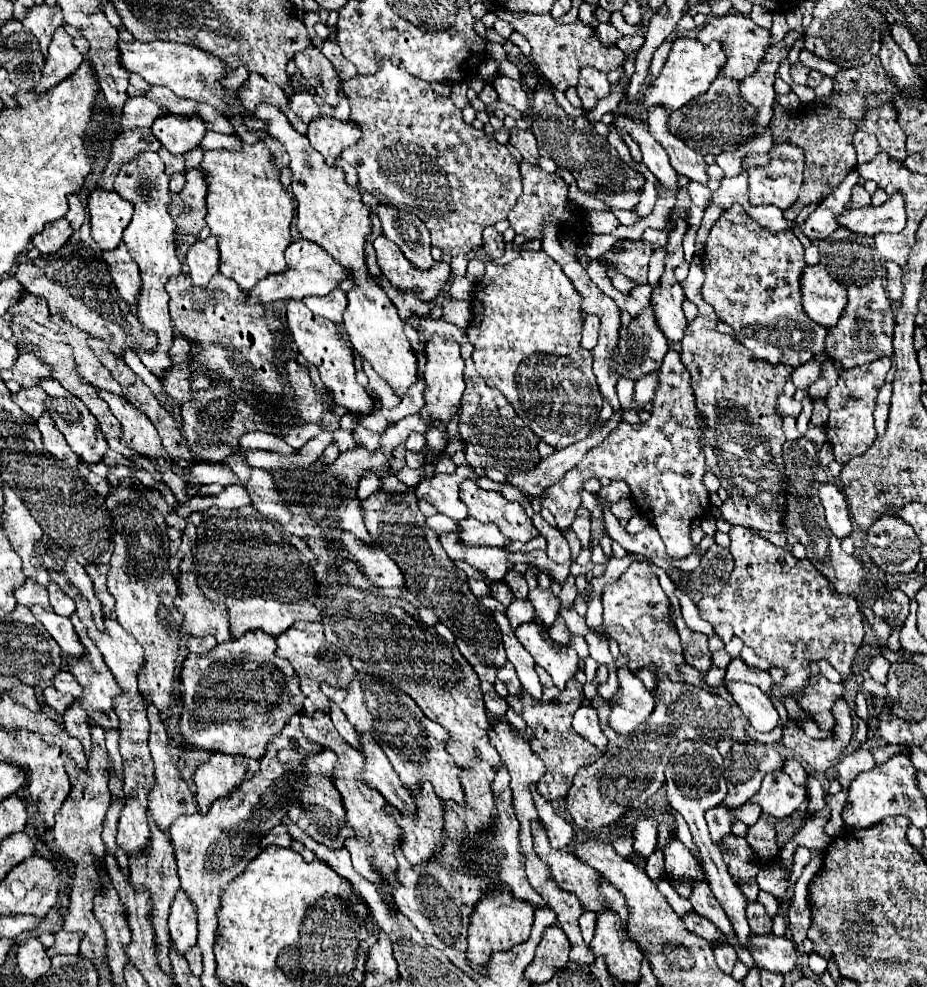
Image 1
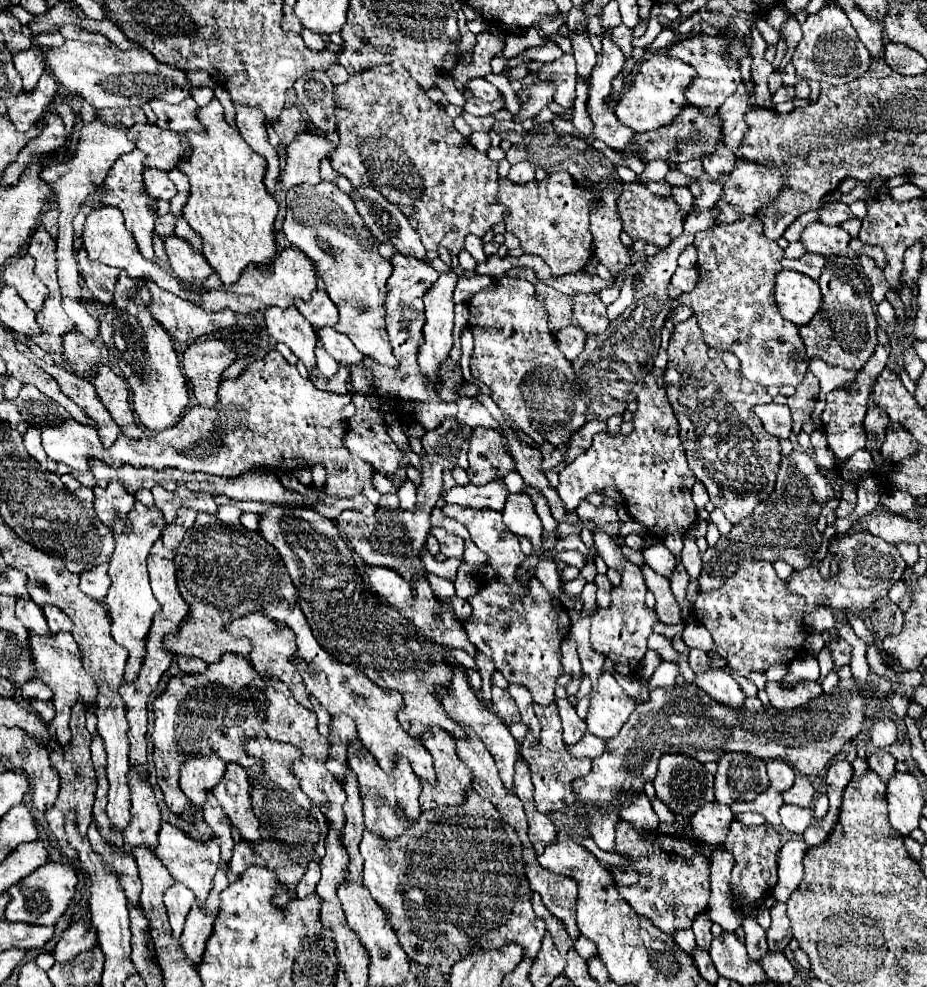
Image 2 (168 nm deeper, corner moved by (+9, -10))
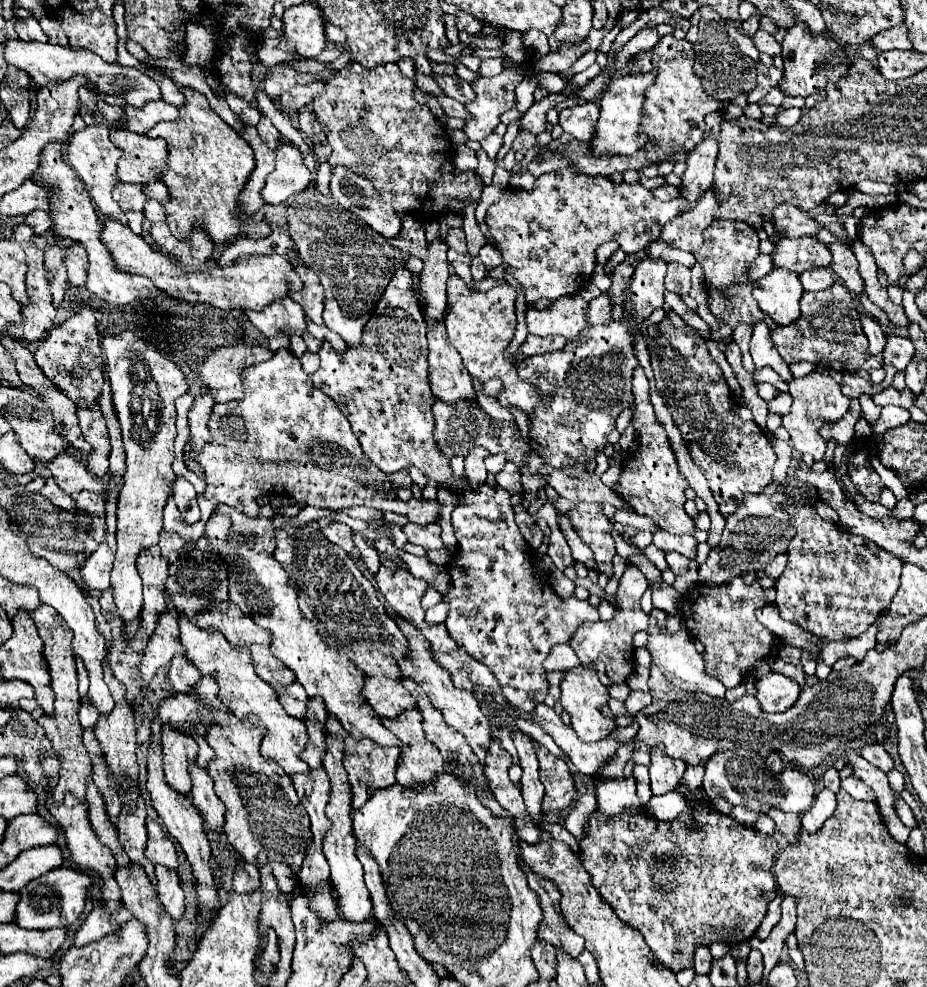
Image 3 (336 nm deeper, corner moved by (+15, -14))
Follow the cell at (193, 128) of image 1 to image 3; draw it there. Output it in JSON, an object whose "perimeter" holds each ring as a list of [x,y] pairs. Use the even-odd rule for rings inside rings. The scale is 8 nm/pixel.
{"perimeter":[[[112,130],[112,142],[124,152],[116,166],[116,178],[128,184],[146,184],[166,166],[166,142],[128,130]]]}

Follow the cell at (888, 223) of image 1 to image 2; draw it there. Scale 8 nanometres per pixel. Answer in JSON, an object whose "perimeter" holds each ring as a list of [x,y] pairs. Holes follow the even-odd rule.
{"perimeter":[[[814,222],[806,226],[800,240],[804,242],[808,252],[834,256],[834,254],[842,254],[848,248],[850,234],[842,226],[828,226],[822,222]]]}

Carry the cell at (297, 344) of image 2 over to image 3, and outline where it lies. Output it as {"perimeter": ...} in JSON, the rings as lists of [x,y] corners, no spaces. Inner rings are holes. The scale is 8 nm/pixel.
{"perimeter":[[[288,296],[280,298],[280,300],[274,300],[272,304],[268,304],[260,312],[246,310],[244,314],[268,338],[274,336],[278,330],[288,332],[288,334],[294,334],[294,332],[304,334],[304,330],[306,330],[306,314],[302,310],[302,306],[296,304]]]}

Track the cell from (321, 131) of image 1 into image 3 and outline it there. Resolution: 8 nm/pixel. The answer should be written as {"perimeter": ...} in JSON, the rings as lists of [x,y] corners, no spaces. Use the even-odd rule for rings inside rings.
{"perimeter":[[[282,144],[276,148],[276,166],[268,174],[260,196],[266,204],[282,204],[296,192],[308,188],[310,182],[312,174],[304,166],[302,152],[292,144]]]}

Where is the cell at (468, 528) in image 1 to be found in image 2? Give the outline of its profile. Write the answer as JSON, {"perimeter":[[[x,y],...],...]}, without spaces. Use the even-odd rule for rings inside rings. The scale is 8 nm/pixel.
{"perimeter":[[[432,528],[430,534],[434,534],[440,542],[440,552],[444,556],[452,556],[452,558],[460,558],[464,560],[464,538],[446,532],[444,528]]]}

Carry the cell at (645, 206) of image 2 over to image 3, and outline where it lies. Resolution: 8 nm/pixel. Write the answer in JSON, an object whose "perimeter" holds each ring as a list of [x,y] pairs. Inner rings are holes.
{"perimeter":[[[572,168],[554,170],[536,180],[534,190],[506,190],[502,198],[488,208],[486,224],[490,228],[492,238],[496,240],[496,248],[506,262],[508,272],[520,282],[526,294],[526,302],[534,304],[540,298],[558,300],[560,296],[574,294],[582,288],[586,280],[590,280],[596,266],[596,248],[608,240],[618,240],[620,248],[626,254],[634,254],[642,250],[648,242],[658,240],[660,230],[666,222],[678,216],[684,208],[684,200],[662,202],[652,196],[640,184],[612,184],[608,176],[586,176],[578,174]]]}

